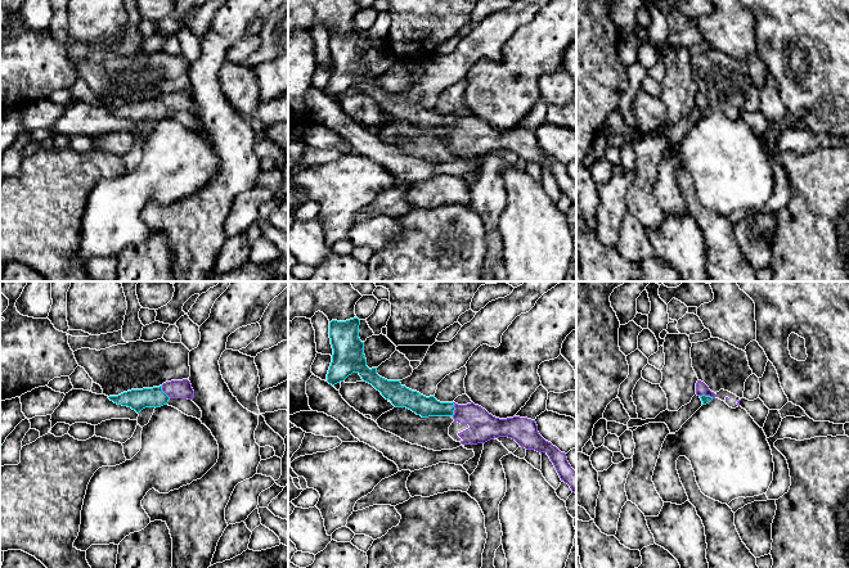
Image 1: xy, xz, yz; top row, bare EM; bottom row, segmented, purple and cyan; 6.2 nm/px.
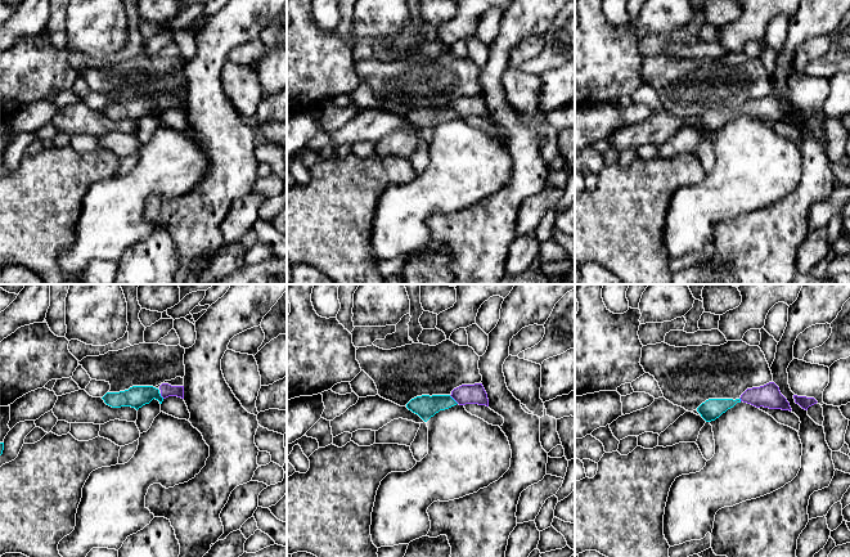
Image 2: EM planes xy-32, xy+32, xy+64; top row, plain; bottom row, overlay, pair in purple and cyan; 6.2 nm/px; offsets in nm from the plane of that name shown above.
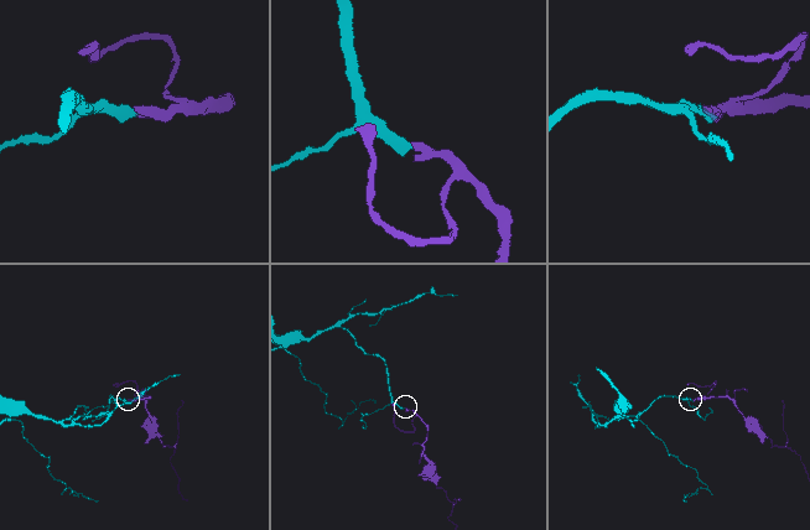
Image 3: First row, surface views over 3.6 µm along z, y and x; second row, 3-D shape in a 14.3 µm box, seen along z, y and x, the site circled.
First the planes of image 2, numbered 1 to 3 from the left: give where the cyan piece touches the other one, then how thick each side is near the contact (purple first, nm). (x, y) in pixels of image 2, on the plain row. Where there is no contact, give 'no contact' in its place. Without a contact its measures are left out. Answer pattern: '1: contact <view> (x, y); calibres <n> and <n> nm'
1: contact xy-32 (162, 108); calibres 80 and 140 nm
2: contact xy+32 (454, 111); calibres 130 and 140 nm
3: contact xy+64 (740, 109); calibres 140 and 130 nm

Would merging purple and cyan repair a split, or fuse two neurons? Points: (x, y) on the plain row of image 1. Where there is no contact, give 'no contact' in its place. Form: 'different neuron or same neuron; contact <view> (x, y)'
same neuron; contact xz (454, 122)

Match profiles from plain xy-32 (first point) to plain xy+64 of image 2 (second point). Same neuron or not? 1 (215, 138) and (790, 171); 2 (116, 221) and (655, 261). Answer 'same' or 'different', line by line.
1: different
2: different

